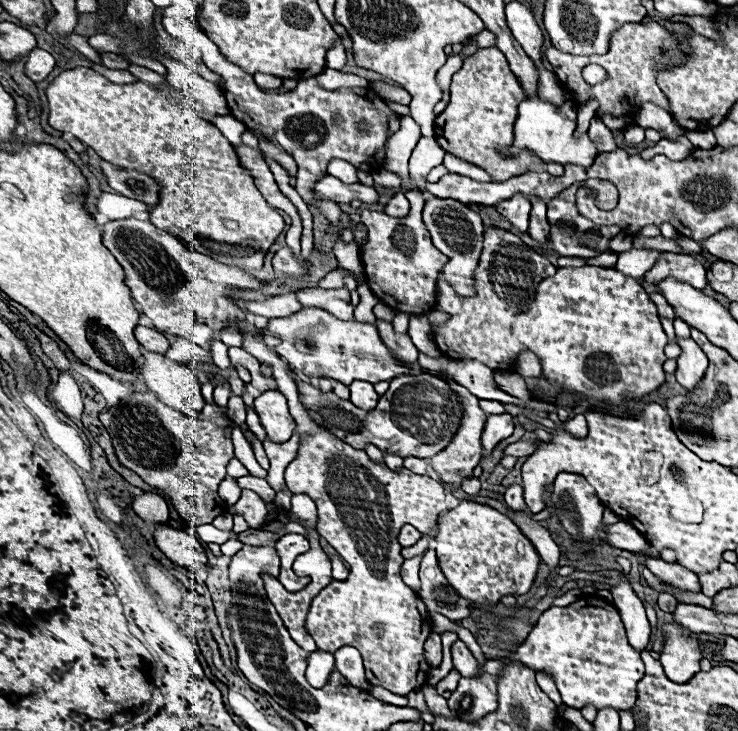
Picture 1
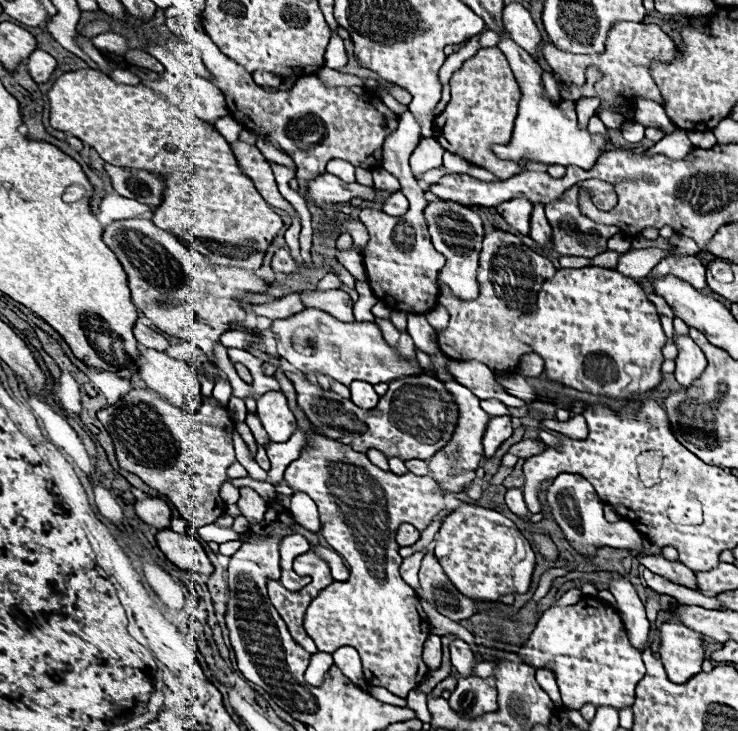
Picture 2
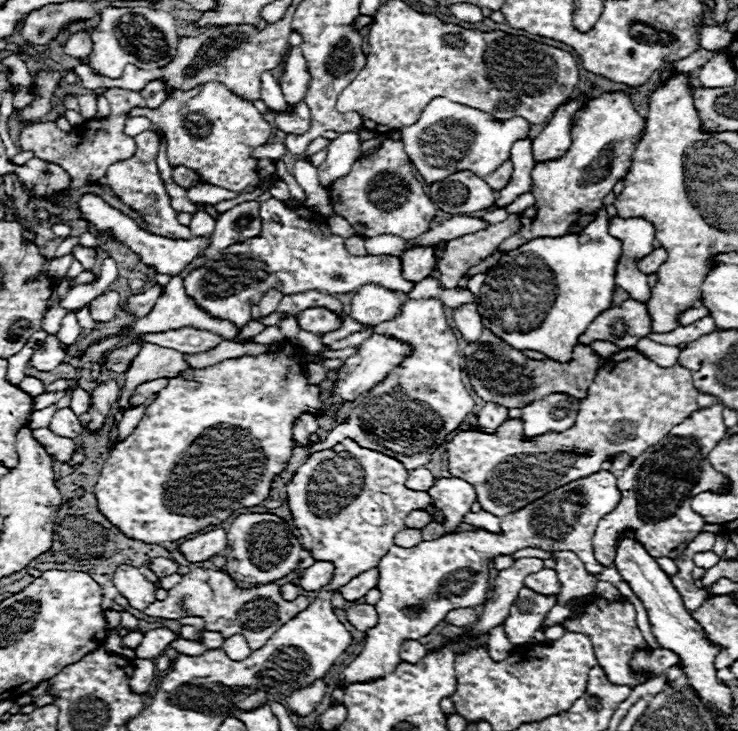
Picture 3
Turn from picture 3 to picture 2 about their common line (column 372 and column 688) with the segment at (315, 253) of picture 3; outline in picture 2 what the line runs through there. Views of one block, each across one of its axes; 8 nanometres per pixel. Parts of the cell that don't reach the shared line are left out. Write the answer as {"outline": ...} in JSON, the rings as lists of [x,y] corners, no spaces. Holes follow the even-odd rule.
{"outline":[[[668,256],[668,258],[664,258],[664,260],[660,260],[660,264],[656,264],[656,268],[648,276],[648,280],[656,278],[656,276],[666,276],[666,274],[672,274],[672,276],[688,282],[696,290],[702,290],[706,286],[706,276],[704,276],[706,268],[696,256]]]}

